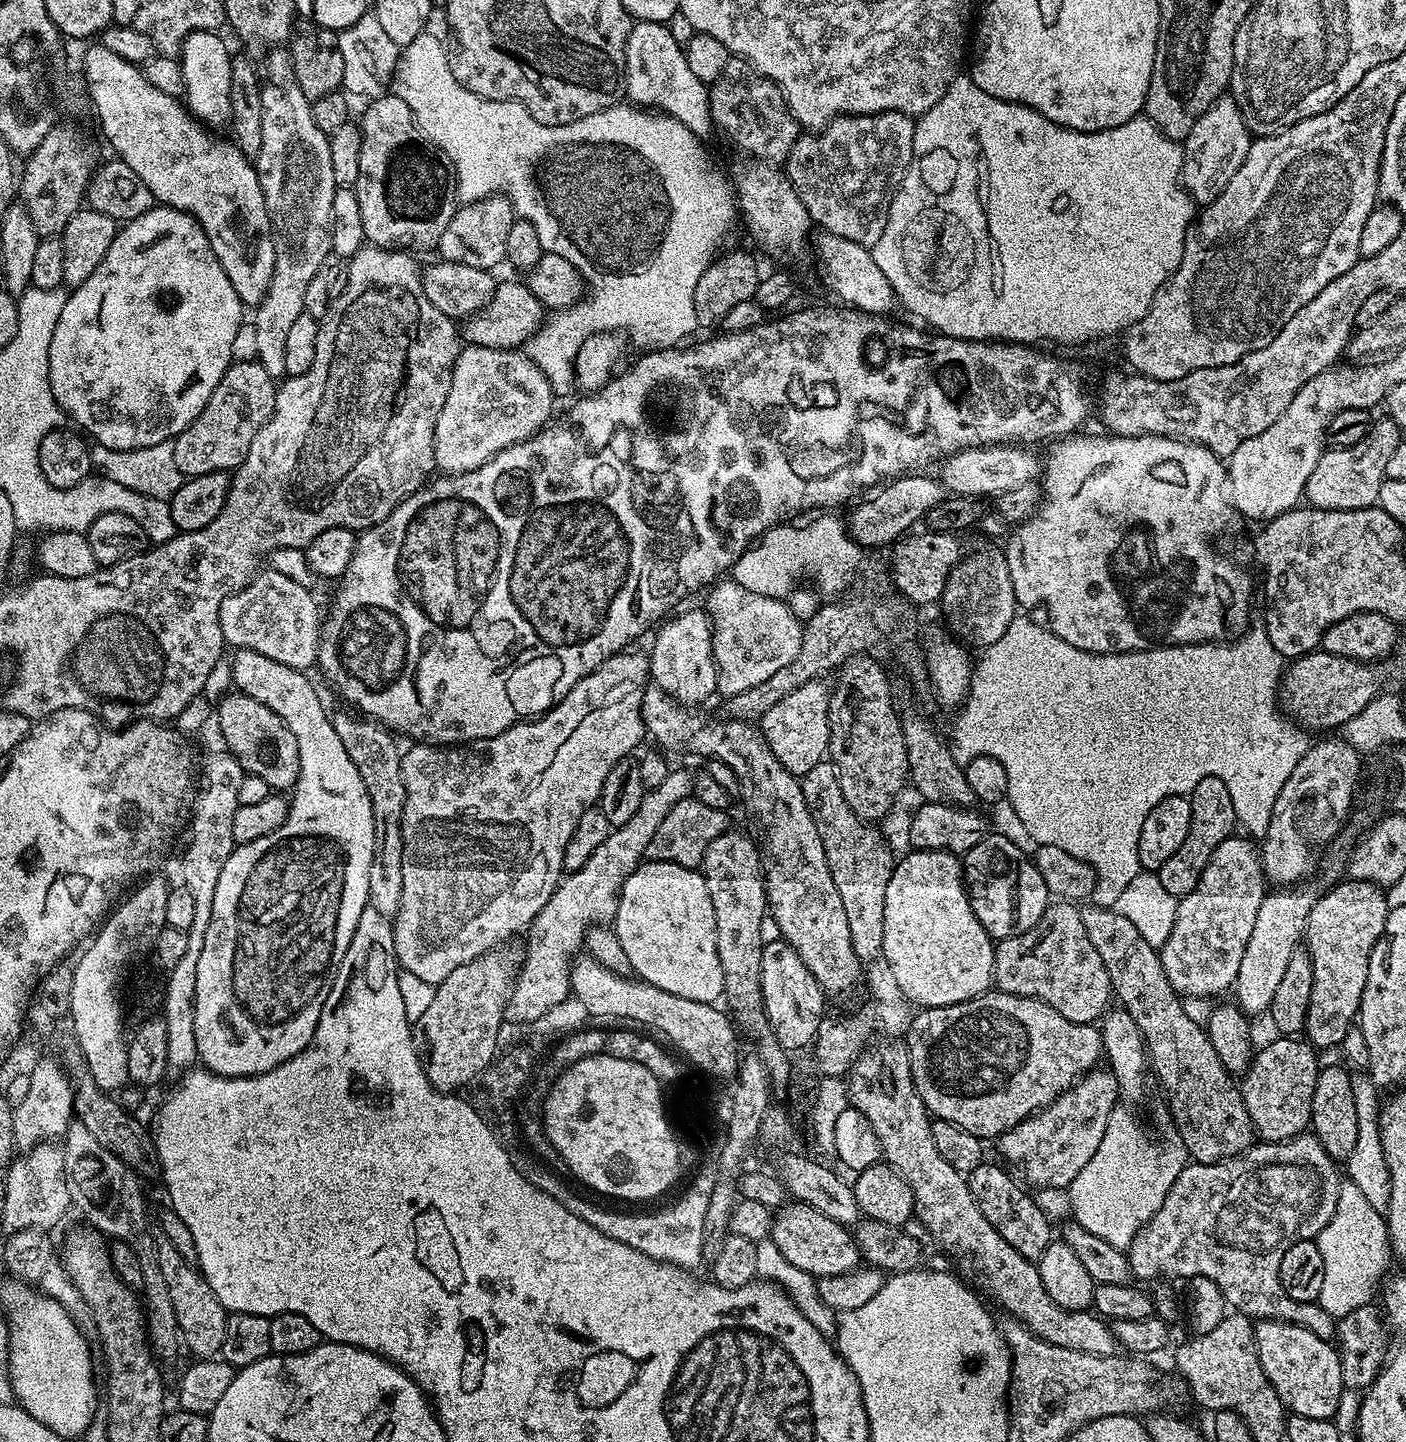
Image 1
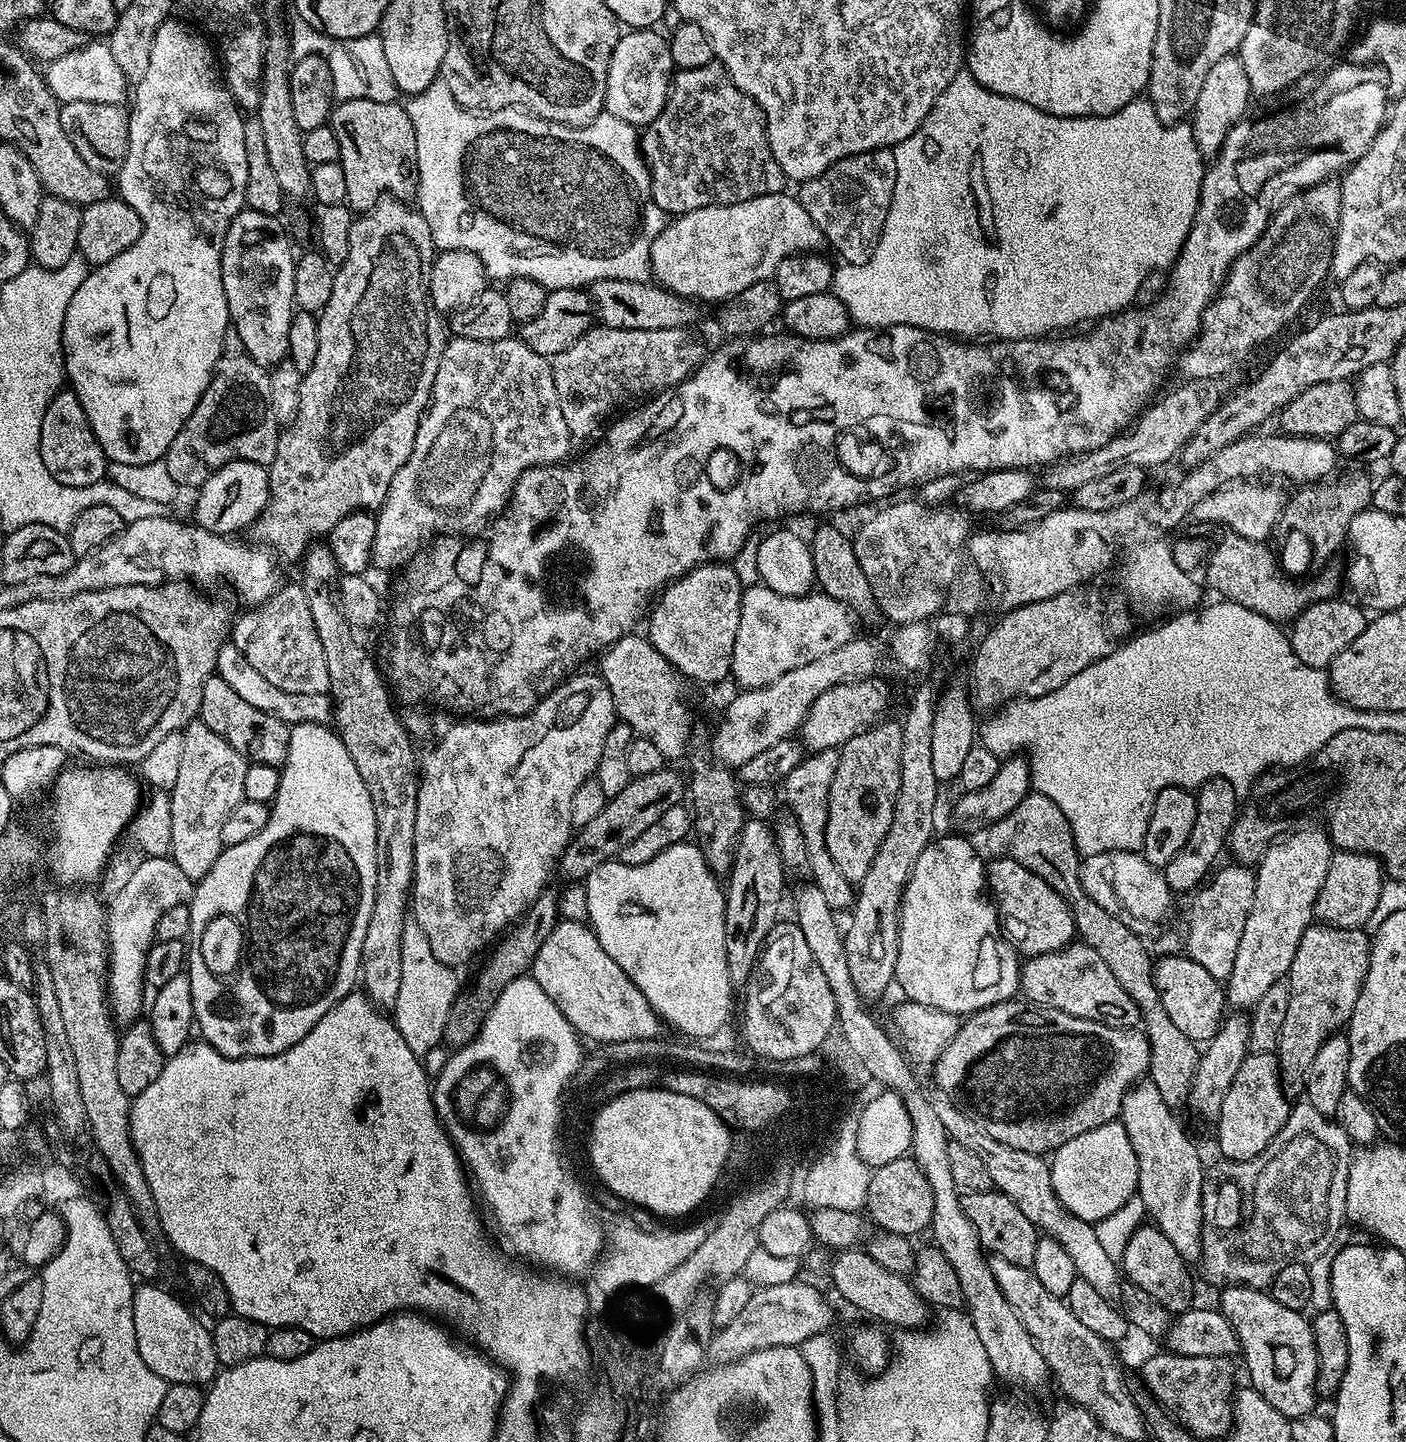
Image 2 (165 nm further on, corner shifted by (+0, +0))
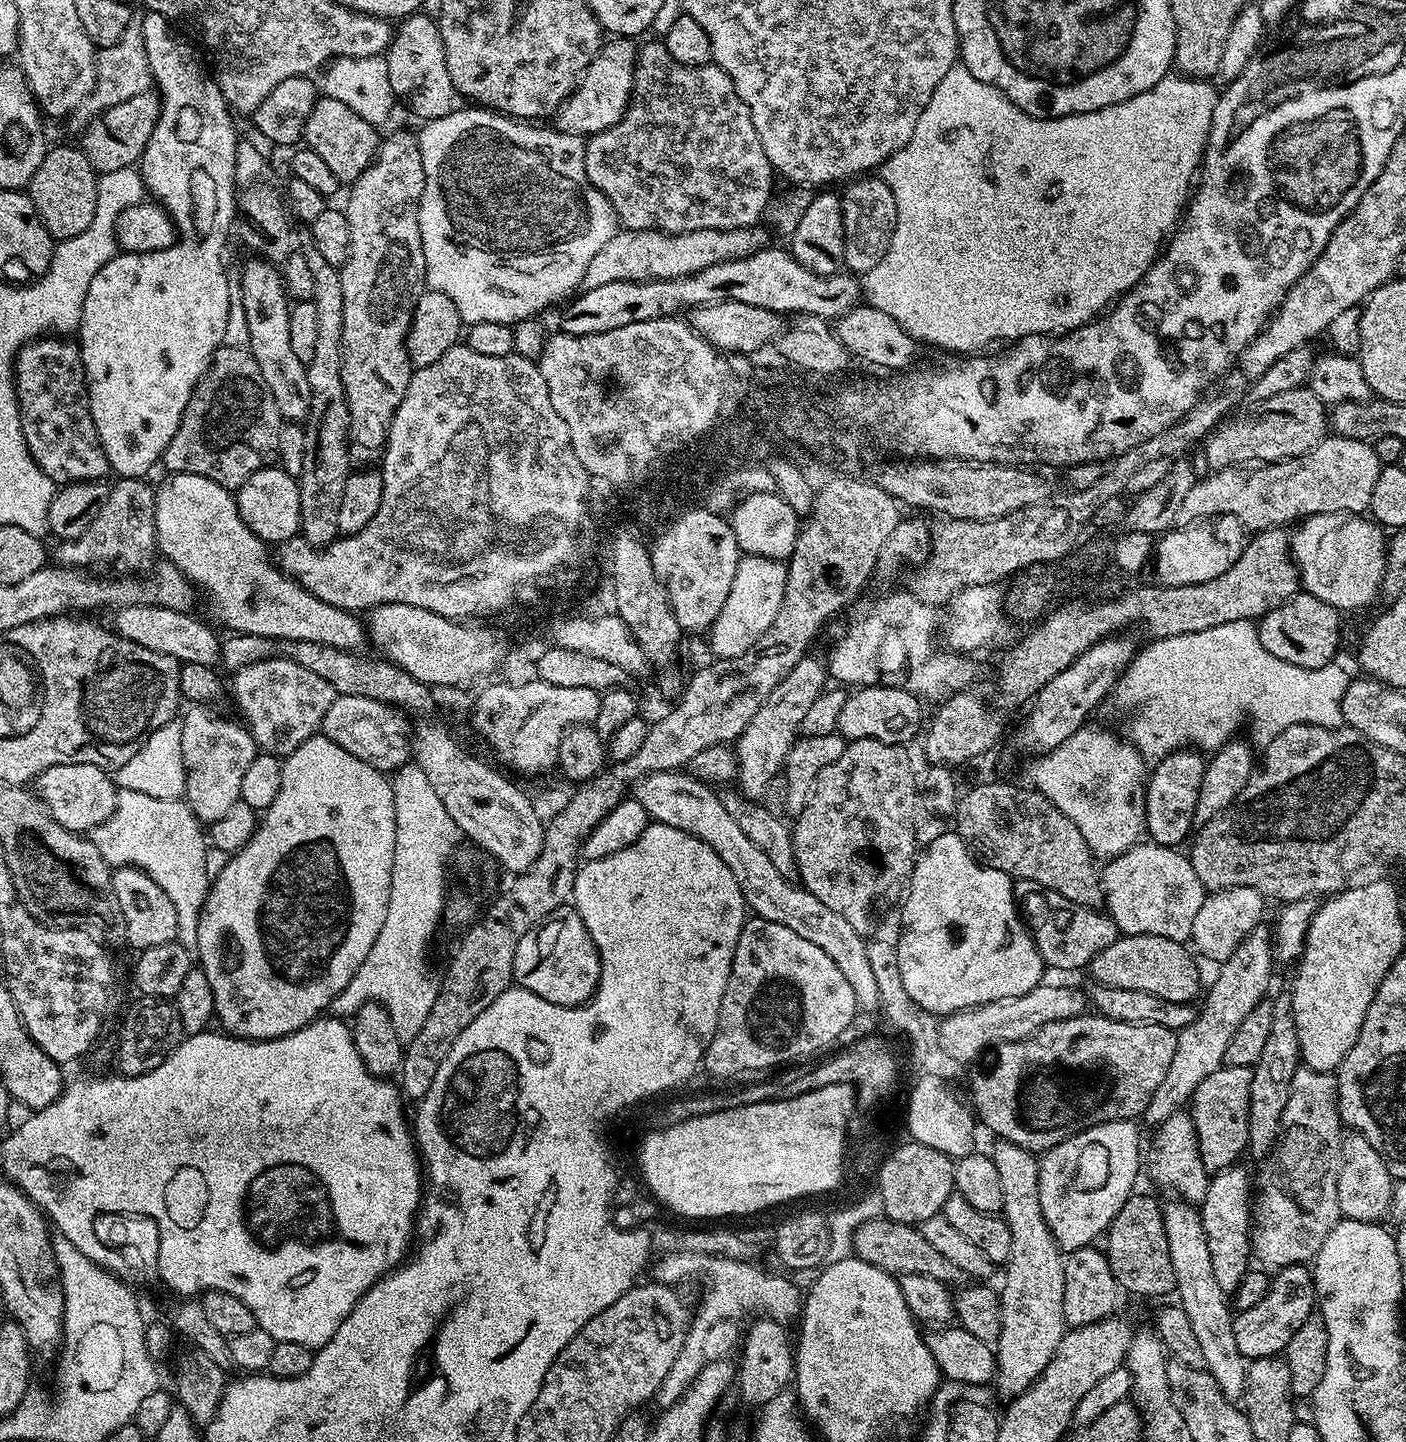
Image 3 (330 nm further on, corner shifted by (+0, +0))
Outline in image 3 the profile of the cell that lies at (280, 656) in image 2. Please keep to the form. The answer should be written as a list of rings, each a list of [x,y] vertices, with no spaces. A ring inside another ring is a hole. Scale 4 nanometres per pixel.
[[[281,656],[248,663],[233,673],[232,680],[238,704],[245,712],[243,719],[257,745],[263,751],[279,756],[292,753],[302,742],[317,733],[326,710],[333,705],[338,695],[330,682],[294,660]]]

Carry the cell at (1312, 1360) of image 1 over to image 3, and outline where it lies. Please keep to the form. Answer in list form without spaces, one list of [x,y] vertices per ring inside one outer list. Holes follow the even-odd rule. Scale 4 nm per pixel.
[[[1241,1166],[1224,1168],[1208,1181],[1206,1198],[1200,1205],[1200,1221],[1206,1234],[1206,1246],[1210,1246],[1210,1266],[1214,1266],[1214,1282],[1222,1286],[1225,1294],[1235,1293],[1242,1278],[1250,1271],[1248,1255],[1253,1255],[1254,1204],[1248,1200],[1248,1172]]]

